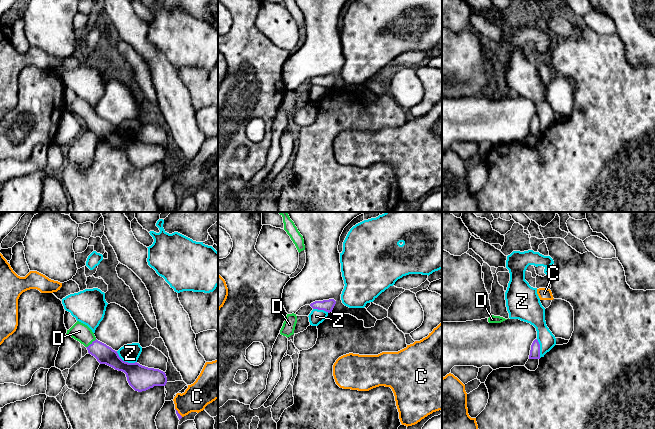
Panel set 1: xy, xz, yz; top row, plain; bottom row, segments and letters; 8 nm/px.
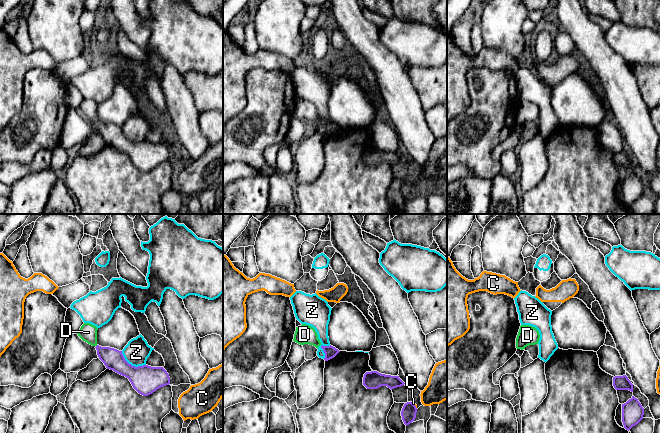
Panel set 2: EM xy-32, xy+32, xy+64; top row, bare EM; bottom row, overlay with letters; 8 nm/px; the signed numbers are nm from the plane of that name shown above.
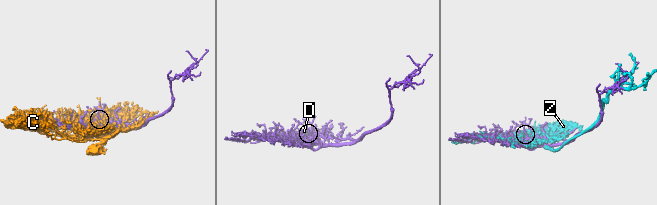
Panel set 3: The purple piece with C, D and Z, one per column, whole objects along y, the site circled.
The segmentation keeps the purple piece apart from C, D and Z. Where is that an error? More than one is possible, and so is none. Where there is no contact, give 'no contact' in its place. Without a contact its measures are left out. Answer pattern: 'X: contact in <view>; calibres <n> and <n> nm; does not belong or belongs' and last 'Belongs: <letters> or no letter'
C: contact in xy; calibres 30 and 220 nm; does not belong
D: contact in xy; calibres 150 and 140 nm; belongs
Z: contact in xy; calibres 200 and 150 nm; does not belong
Belongs: D

